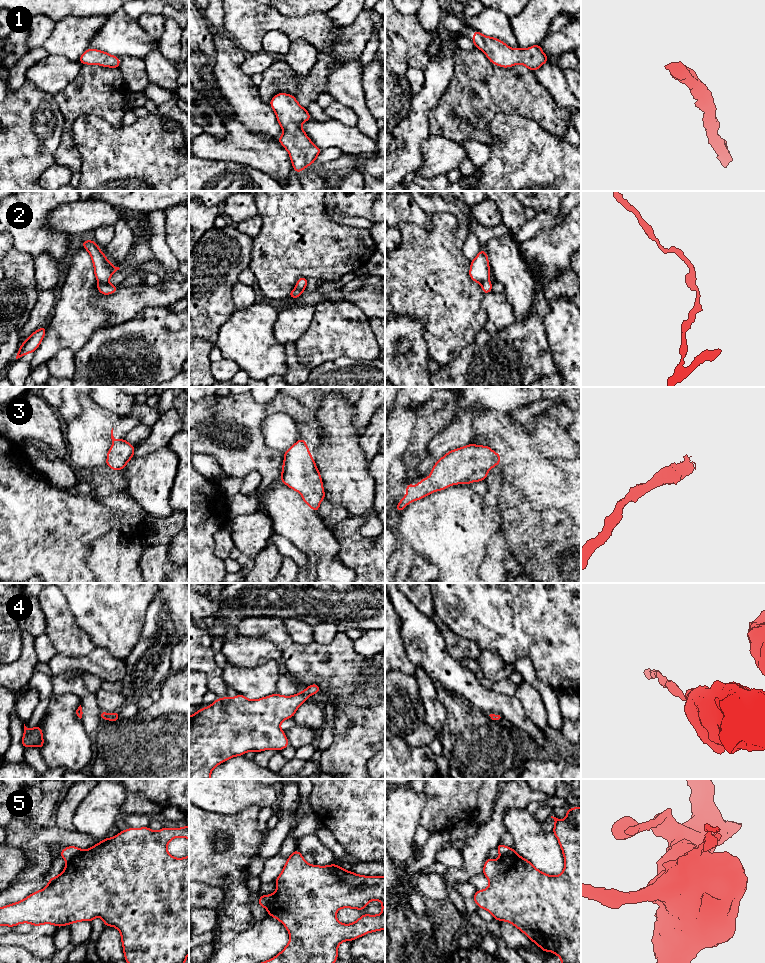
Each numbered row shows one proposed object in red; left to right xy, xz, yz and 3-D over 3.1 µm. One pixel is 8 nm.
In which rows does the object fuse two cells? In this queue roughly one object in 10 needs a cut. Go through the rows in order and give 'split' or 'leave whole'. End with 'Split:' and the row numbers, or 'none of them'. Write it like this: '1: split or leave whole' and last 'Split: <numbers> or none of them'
1: leave whole
2: split
3: leave whole
4: leave whole
5: leave whole
Split: 2

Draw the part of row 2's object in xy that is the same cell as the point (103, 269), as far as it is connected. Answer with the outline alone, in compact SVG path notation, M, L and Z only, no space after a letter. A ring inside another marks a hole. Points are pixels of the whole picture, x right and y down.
M85 240L82 242L82 246L86 249L94 264L94 274L98 282L108 283L109 278L115 271L119 270L119 267L111 264L107 257L100 250L95 241Z

